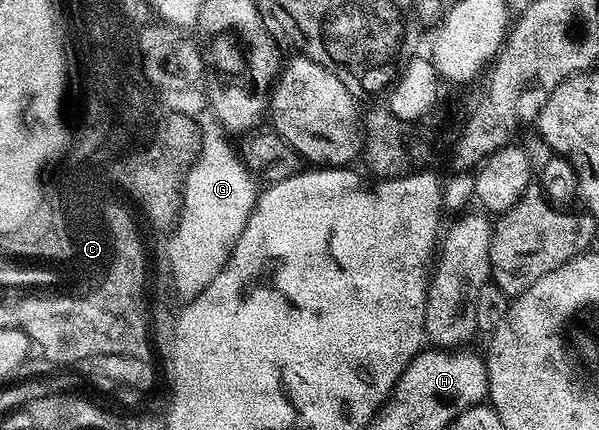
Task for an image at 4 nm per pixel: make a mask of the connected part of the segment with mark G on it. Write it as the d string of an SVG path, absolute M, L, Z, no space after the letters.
M210 113L200 114L198 121L201 149L183 183L183 208L179 211L179 216L183 218L183 230L174 246L171 246L176 279L184 295L195 294L215 275L231 243L237 245L253 213L255 200L261 194L256 176L248 171L236 148L235 151L231 148L231 143L227 140L230 139L229 132Z

